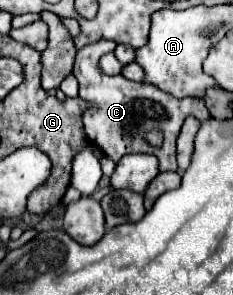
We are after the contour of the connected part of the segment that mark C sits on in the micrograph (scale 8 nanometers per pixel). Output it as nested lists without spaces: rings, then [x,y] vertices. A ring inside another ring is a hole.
[[[102,39],[82,47],[76,55],[72,75],[80,83],[80,99],[86,99],[96,105],[96,109],[86,109],[82,113],[82,123],[84,123],[88,141],[94,147],[102,149],[102,153],[112,161],[120,161],[120,157],[128,153],[152,153],[160,161],[160,171],[176,171],[176,139],[184,119],[188,115],[210,117],[208,109],[204,107],[202,99],[194,99],[194,97],[176,99],[150,83],[134,83],[122,75],[108,77],[100,69],[100,57],[115,48],[114,41]],[[152,127],[158,127],[164,131],[164,145],[160,149],[144,143],[144,133],[150,131]]]

